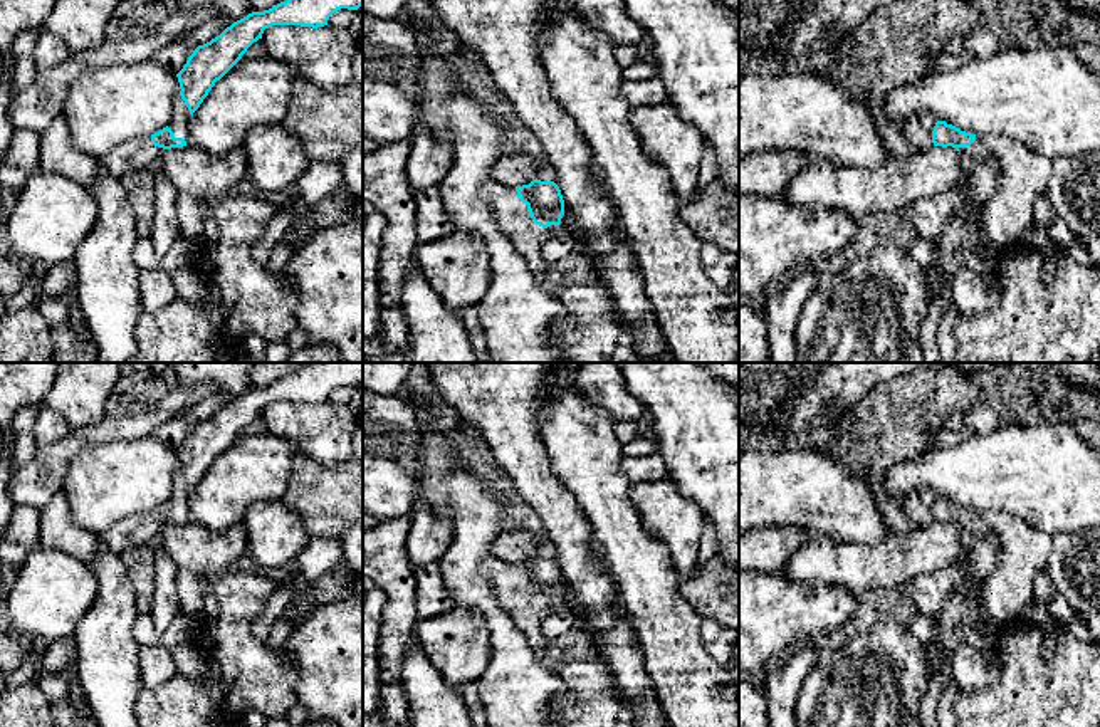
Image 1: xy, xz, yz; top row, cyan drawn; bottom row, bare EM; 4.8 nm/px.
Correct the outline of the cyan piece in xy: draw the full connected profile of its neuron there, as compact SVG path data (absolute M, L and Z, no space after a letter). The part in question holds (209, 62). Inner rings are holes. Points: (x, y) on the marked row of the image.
M285 0L264 12L252 12L233 22L210 42L198 45L176 74L180 94L166 128L151 136L131 138L97 161L123 176L136 170L153 170L161 153L190 146L190 118L200 107L217 81L220 81L272 25L324 27L329 17L341 10L358 10L363 0Z

